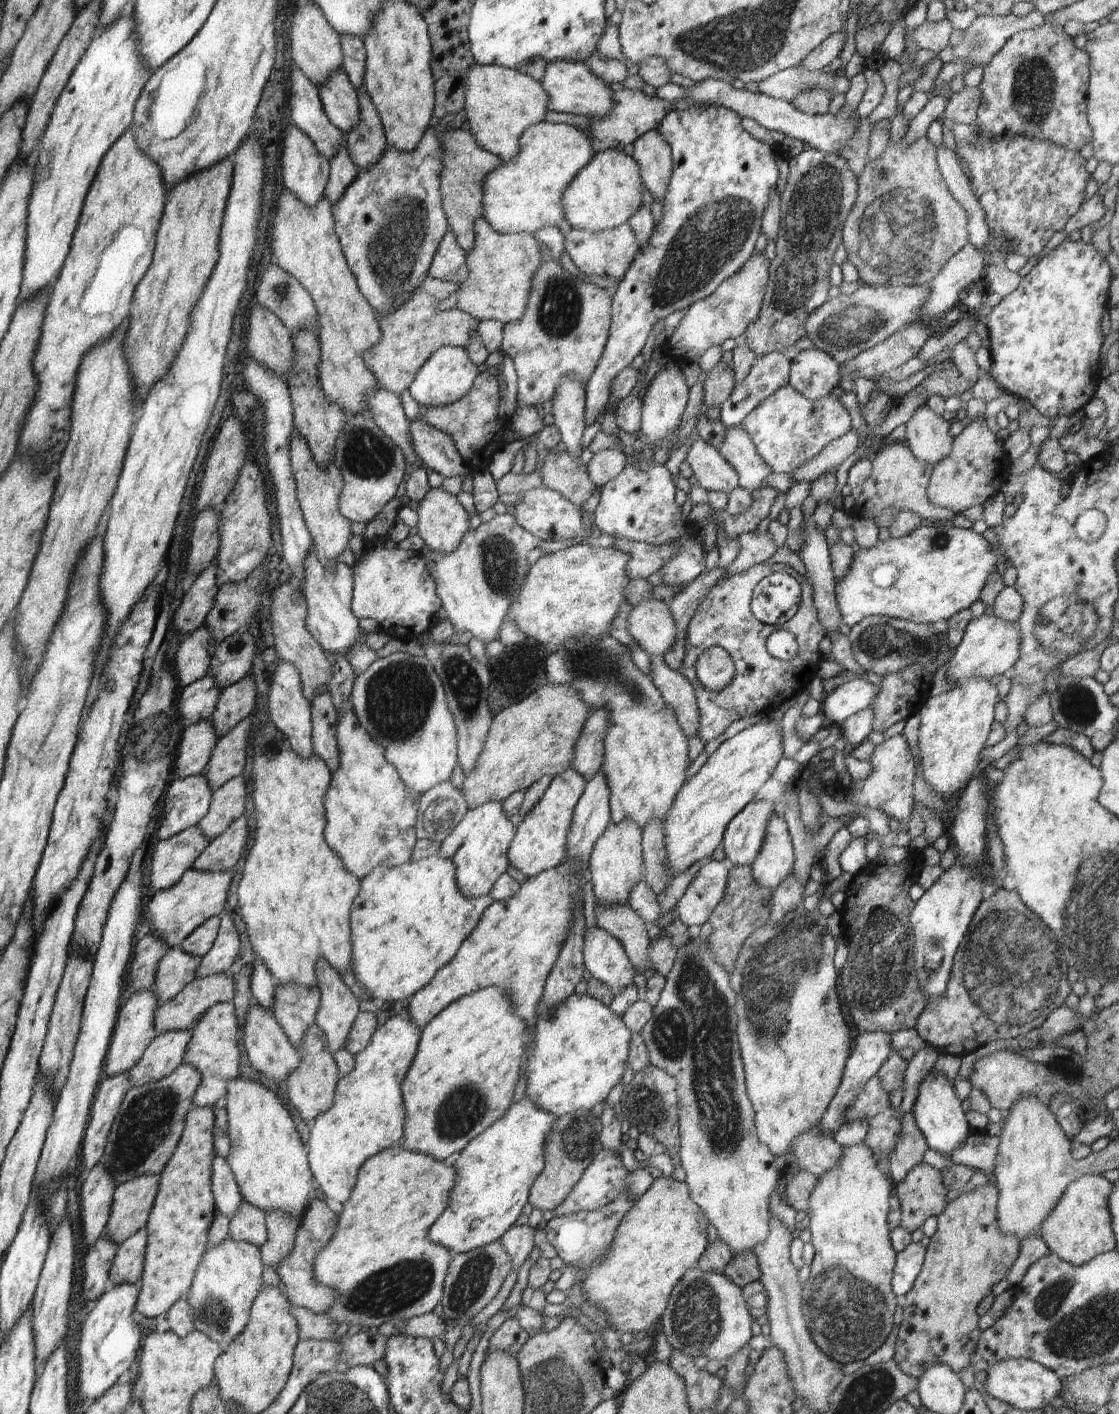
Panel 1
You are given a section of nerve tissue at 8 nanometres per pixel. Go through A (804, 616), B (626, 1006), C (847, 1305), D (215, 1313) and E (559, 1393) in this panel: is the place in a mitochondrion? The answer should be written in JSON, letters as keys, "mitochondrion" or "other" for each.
{"A":"other","B":"other","C":"mitochondrion","D":"mitochondrion","E":"mitochondrion"}

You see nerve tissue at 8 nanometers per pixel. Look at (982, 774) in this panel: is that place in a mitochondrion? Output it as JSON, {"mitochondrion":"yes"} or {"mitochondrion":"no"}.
{"mitochondrion":"no"}

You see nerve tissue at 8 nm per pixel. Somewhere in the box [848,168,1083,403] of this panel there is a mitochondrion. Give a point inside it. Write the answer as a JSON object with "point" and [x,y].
{"point":[895,232]}

